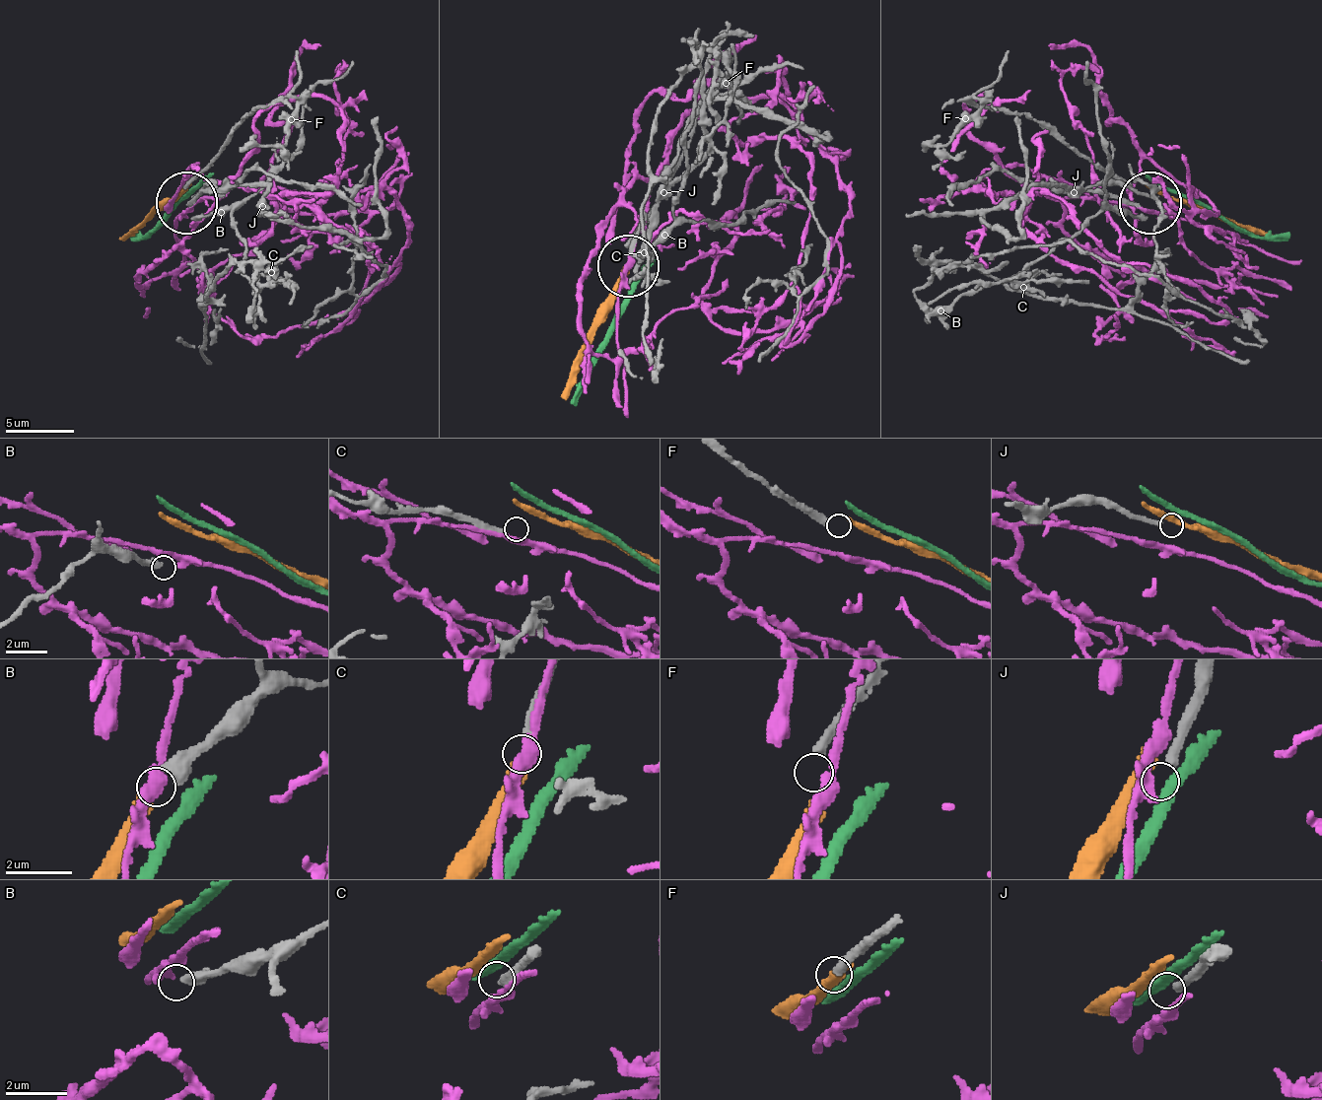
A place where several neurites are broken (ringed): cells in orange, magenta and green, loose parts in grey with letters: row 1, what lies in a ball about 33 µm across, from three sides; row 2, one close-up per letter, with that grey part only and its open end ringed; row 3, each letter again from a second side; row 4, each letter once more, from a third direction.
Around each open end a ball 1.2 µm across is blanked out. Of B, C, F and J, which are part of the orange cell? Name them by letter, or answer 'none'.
none

